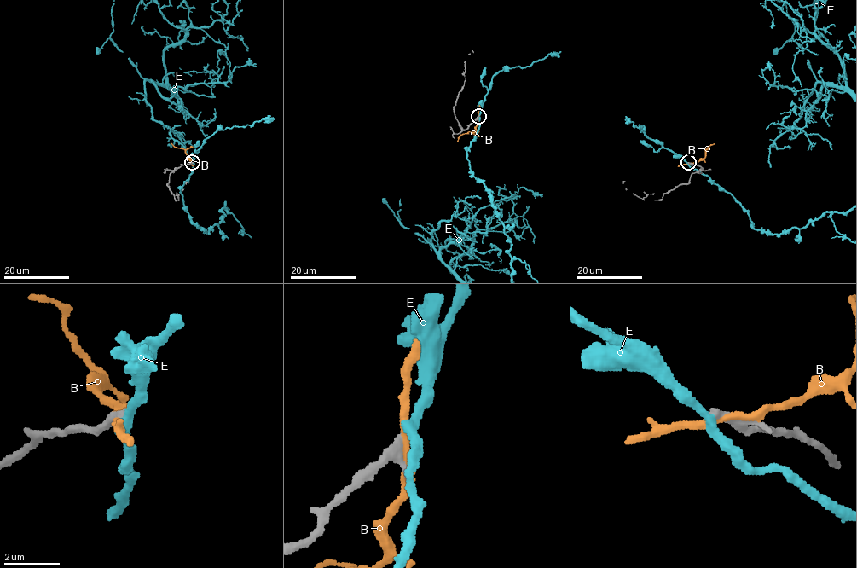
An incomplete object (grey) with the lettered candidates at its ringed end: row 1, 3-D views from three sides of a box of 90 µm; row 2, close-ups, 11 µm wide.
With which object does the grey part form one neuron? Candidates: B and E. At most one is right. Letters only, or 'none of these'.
none of these

